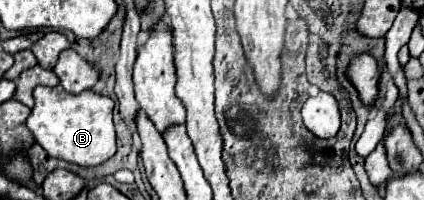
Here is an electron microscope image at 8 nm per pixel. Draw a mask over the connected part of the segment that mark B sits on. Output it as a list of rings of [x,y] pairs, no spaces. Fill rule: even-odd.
[[[60,85],[34,89],[34,107],[26,119],[26,127],[32,131],[34,139],[44,147],[50,157],[64,159],[82,167],[94,167],[104,163],[116,153],[116,133],[112,123],[114,101],[106,95],[94,91],[82,91],[78,95],[68,95]]]

